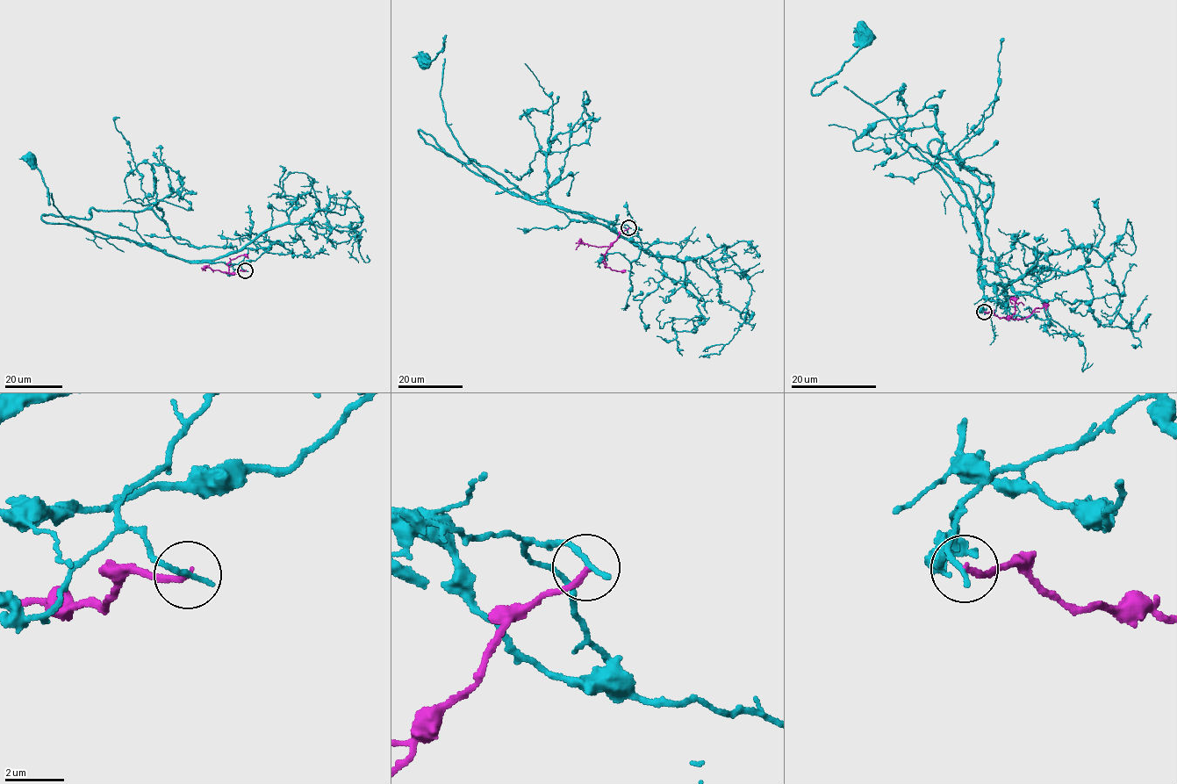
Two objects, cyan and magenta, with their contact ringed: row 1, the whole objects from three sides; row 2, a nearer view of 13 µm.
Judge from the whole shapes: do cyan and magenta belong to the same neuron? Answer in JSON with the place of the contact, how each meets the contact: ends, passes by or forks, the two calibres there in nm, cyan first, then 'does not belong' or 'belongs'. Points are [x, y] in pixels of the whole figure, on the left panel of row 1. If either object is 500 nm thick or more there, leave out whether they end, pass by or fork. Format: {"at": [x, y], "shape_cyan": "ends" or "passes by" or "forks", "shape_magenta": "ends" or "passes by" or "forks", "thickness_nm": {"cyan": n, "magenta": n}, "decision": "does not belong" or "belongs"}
{"at": [245, 270], "shape_cyan": "ends", "shape_magenta": "ends", "thickness_nm": {"cyan": 240, "magenta": 200}, "decision": "does not belong"}

